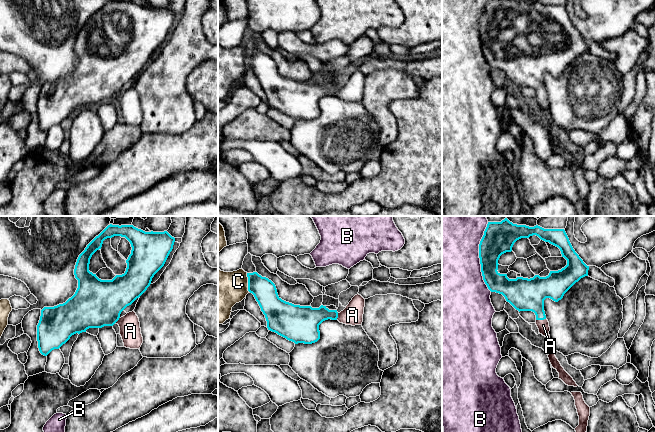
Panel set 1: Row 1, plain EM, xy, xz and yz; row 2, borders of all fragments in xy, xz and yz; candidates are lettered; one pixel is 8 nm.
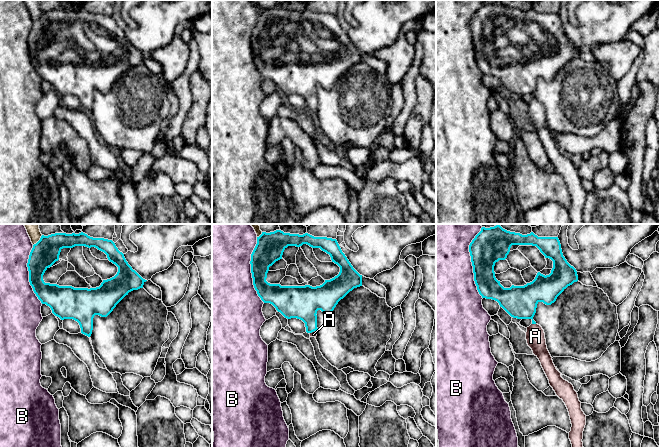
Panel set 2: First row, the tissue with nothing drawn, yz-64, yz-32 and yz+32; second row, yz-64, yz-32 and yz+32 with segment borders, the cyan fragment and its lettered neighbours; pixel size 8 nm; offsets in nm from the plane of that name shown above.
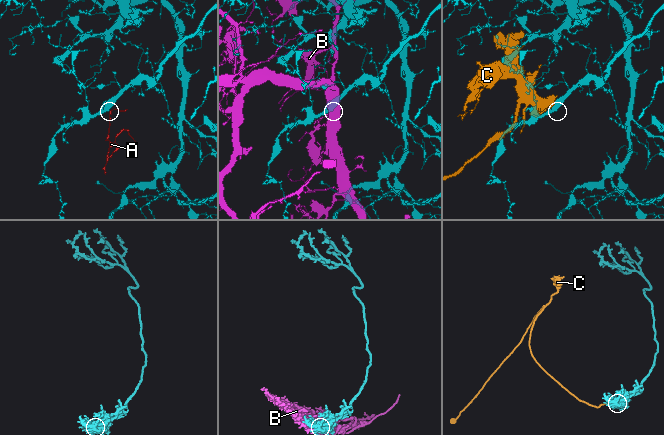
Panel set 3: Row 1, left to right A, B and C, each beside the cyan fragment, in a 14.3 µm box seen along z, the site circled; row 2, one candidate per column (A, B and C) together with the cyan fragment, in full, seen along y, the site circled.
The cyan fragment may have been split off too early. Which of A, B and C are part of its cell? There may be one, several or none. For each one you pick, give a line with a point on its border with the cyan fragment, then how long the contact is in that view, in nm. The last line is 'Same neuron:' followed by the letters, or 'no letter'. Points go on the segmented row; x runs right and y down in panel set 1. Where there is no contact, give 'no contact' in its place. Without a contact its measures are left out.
A: yz (540, 319) | 80 nm
Same neuron: A

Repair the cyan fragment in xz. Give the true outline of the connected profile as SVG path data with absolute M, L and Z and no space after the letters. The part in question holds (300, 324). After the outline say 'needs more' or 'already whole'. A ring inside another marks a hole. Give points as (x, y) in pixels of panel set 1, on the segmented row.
M257 272L247 273L247 277L248 291L254 295L265 315L268 330L295 344L317 342L320 339L319 325L328 319L338 320L340 323L352 326L361 325L363 322L365 299L359 294L355 295L346 308L338 313L337 310L329 310L323 305L319 308L312 308L311 306L300 306L286 302L278 296L275 284L268 278L262 277Z | needs more

